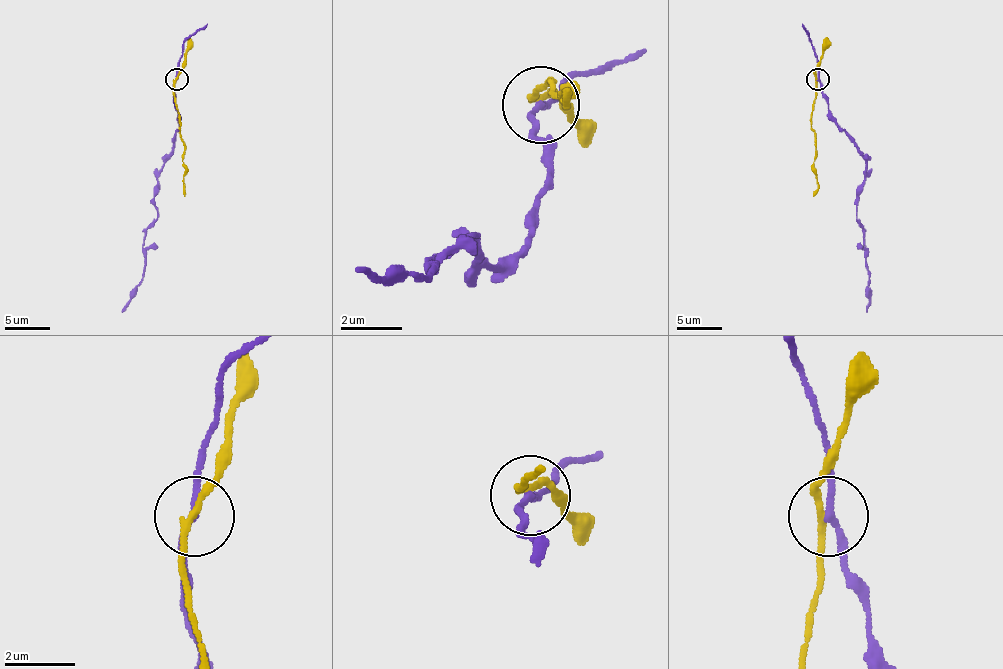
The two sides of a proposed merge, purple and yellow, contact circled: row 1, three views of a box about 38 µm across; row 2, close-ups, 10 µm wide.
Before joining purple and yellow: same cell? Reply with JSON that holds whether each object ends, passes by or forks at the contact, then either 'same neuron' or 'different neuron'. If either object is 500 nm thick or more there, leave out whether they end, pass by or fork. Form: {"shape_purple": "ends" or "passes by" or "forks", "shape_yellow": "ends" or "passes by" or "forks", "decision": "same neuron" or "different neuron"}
{"shape_purple": "passes by", "shape_yellow": "passes by", "decision": "different neuron"}

